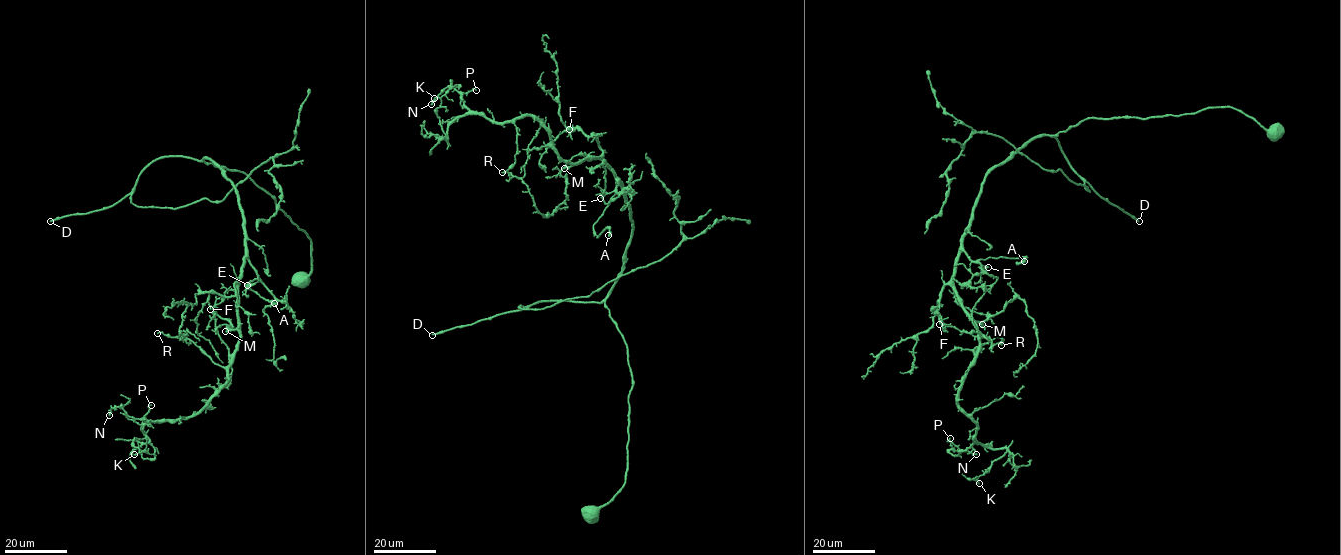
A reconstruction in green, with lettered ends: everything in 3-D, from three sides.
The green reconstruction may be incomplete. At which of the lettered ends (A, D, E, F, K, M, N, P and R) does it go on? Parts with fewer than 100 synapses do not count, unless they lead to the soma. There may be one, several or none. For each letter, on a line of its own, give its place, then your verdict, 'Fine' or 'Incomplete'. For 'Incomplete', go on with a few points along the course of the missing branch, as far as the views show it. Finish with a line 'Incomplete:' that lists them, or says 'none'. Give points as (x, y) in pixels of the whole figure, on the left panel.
A: Place: (274, 303). Fine
D: Place: (50, 221). Incomplete
E: Place: (247, 285). Fine
F: Place: (210, 309). Fine
K: Place: (134, 454). Fine
M: Place: (225, 331). Fine
N: Place: (109, 415). Fine
P: Place: (151, 405). Fine
R: Place: (157, 333). Fine
Incomplete: D

